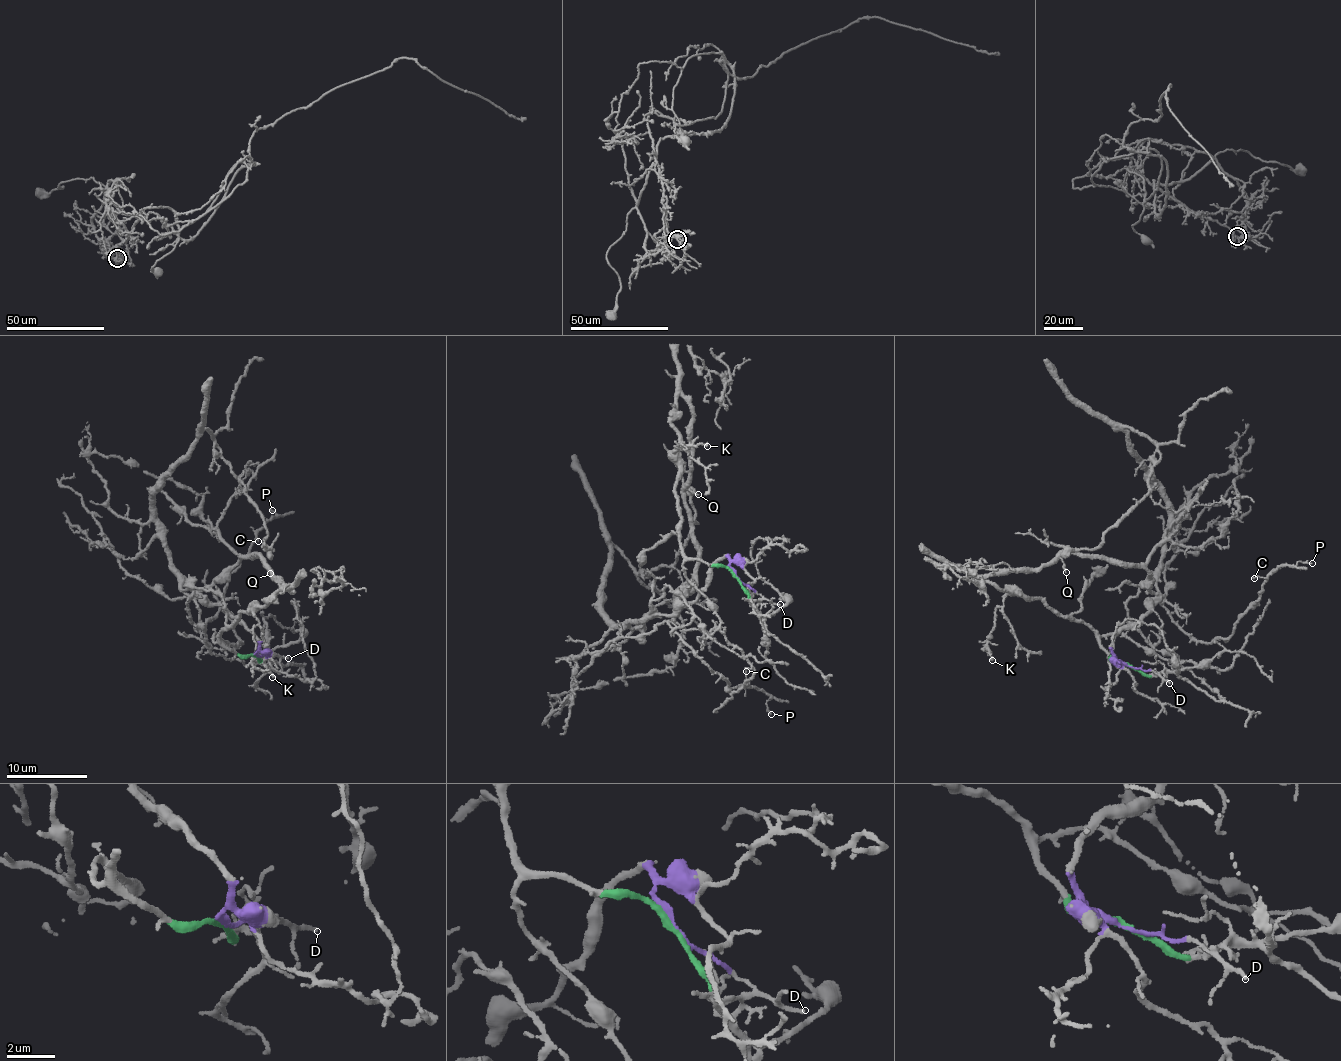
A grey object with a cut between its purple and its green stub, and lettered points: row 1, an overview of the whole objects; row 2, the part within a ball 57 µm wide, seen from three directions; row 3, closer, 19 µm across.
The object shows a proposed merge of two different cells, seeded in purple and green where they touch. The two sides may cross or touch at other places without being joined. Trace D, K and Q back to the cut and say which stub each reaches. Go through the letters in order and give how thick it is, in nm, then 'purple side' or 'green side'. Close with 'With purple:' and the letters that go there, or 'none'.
D: 160 nm | purple side
K: 180 nm | green side
Q: 150 nm | green side
With purple: D

